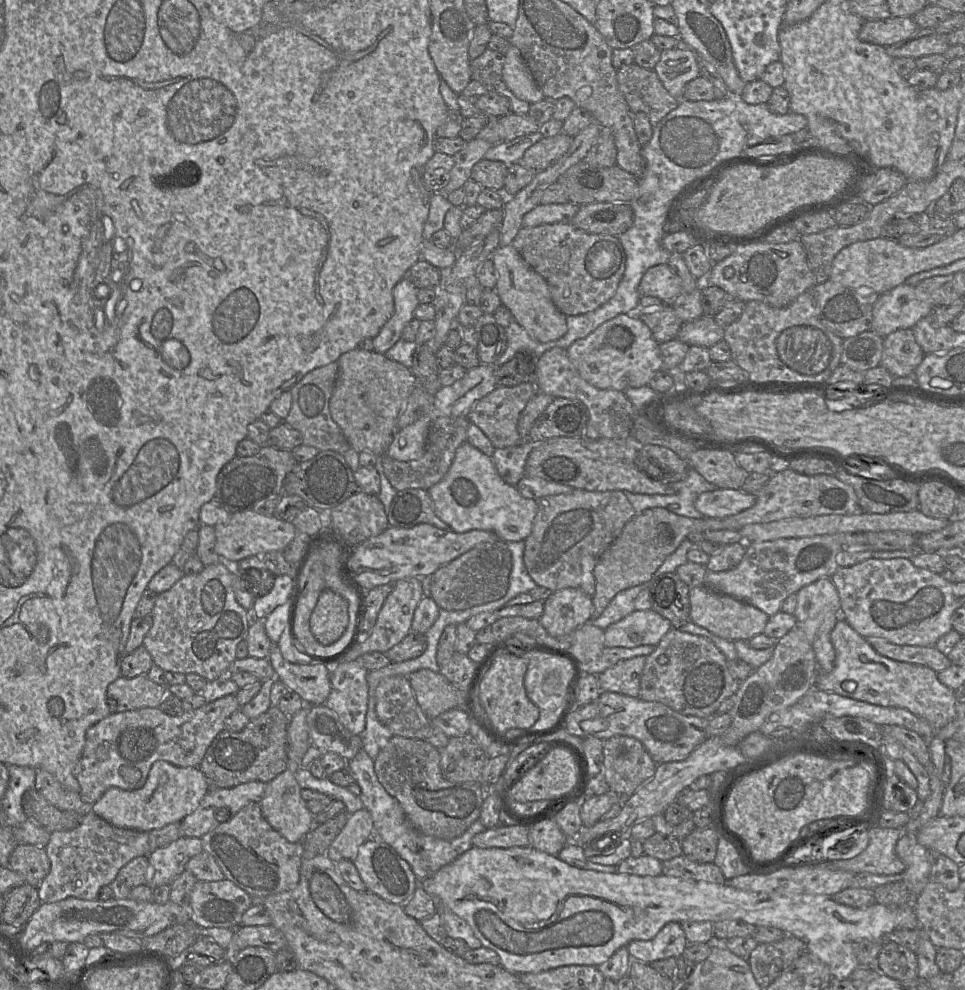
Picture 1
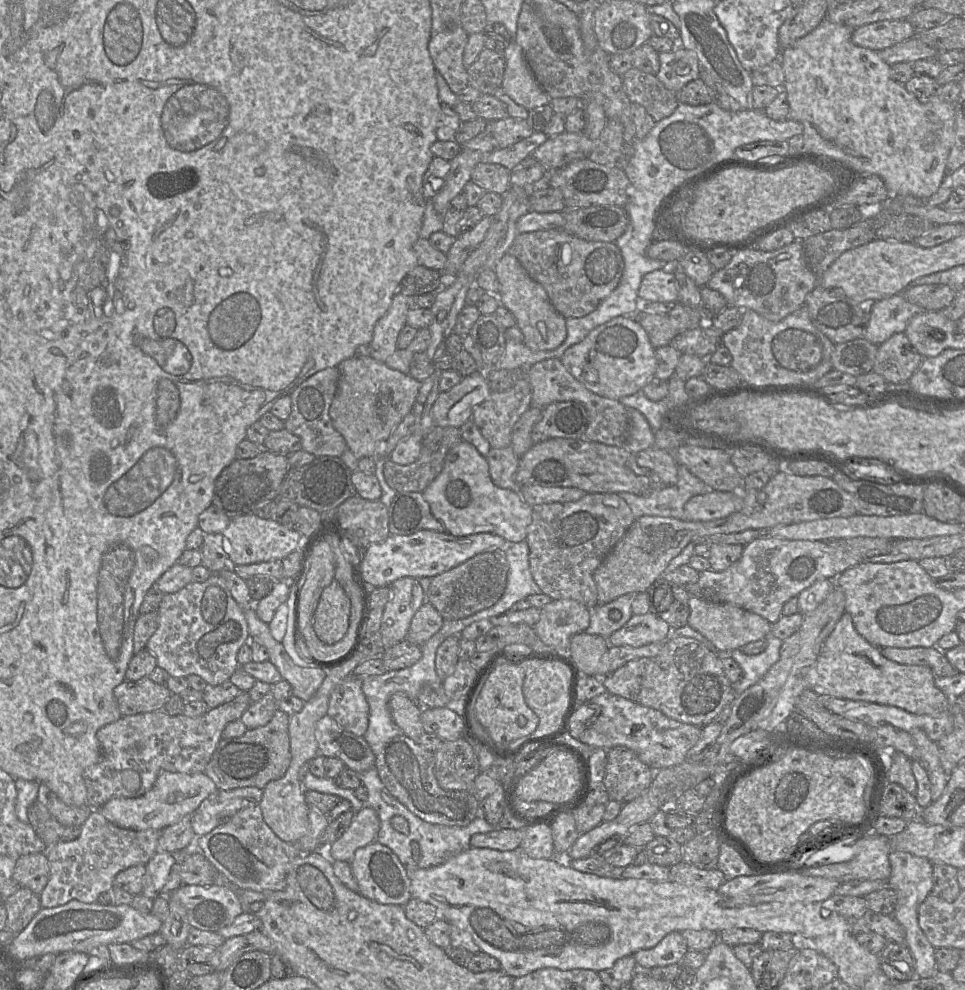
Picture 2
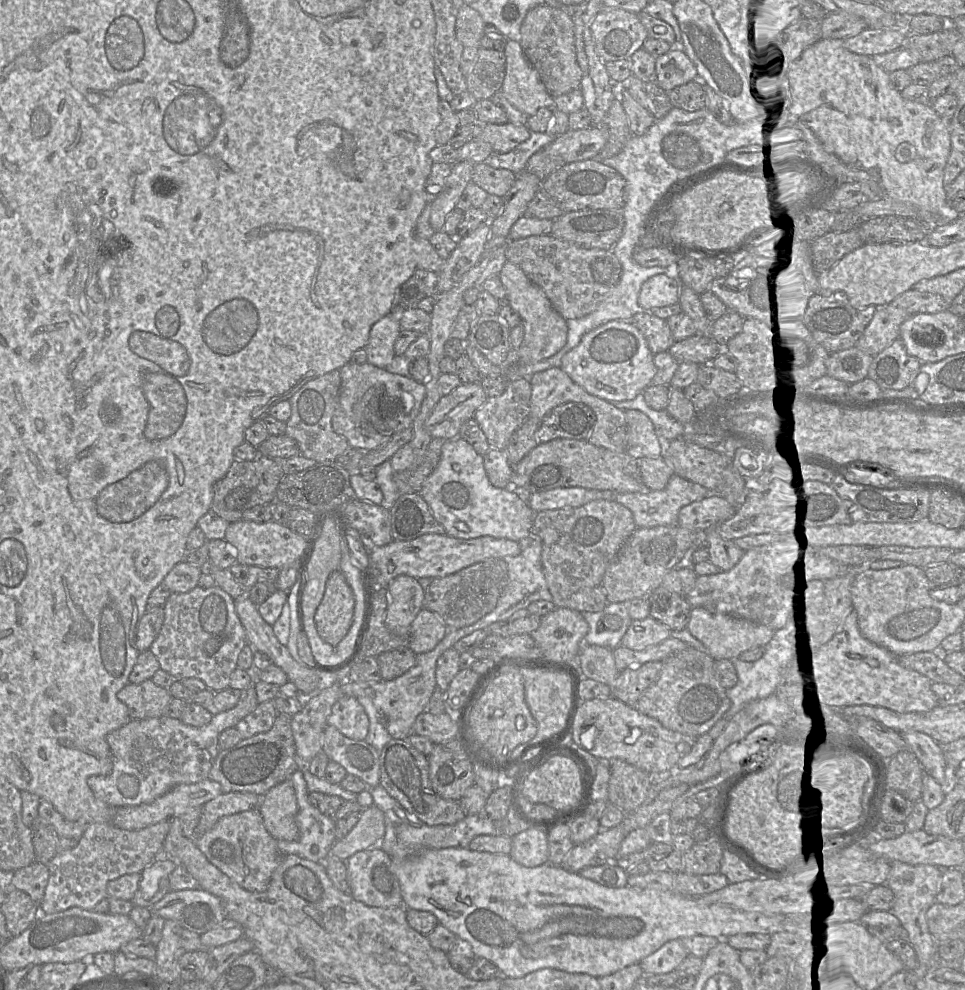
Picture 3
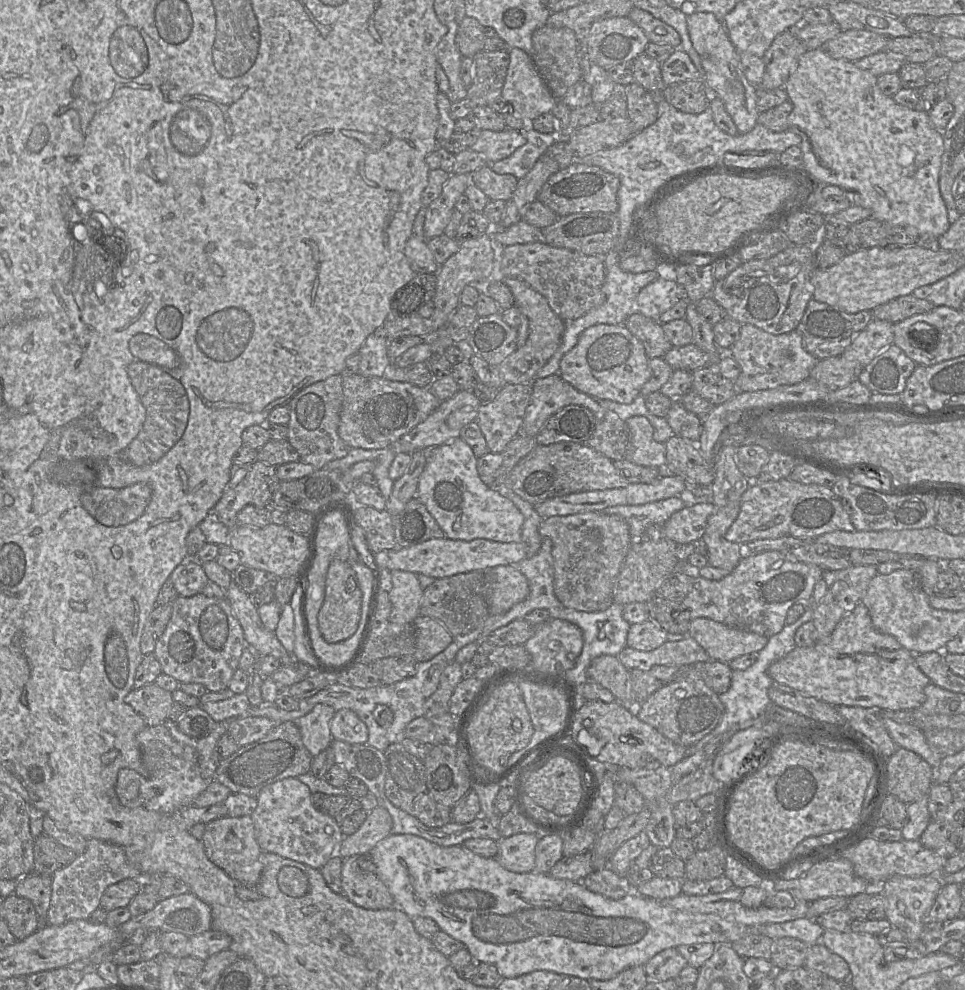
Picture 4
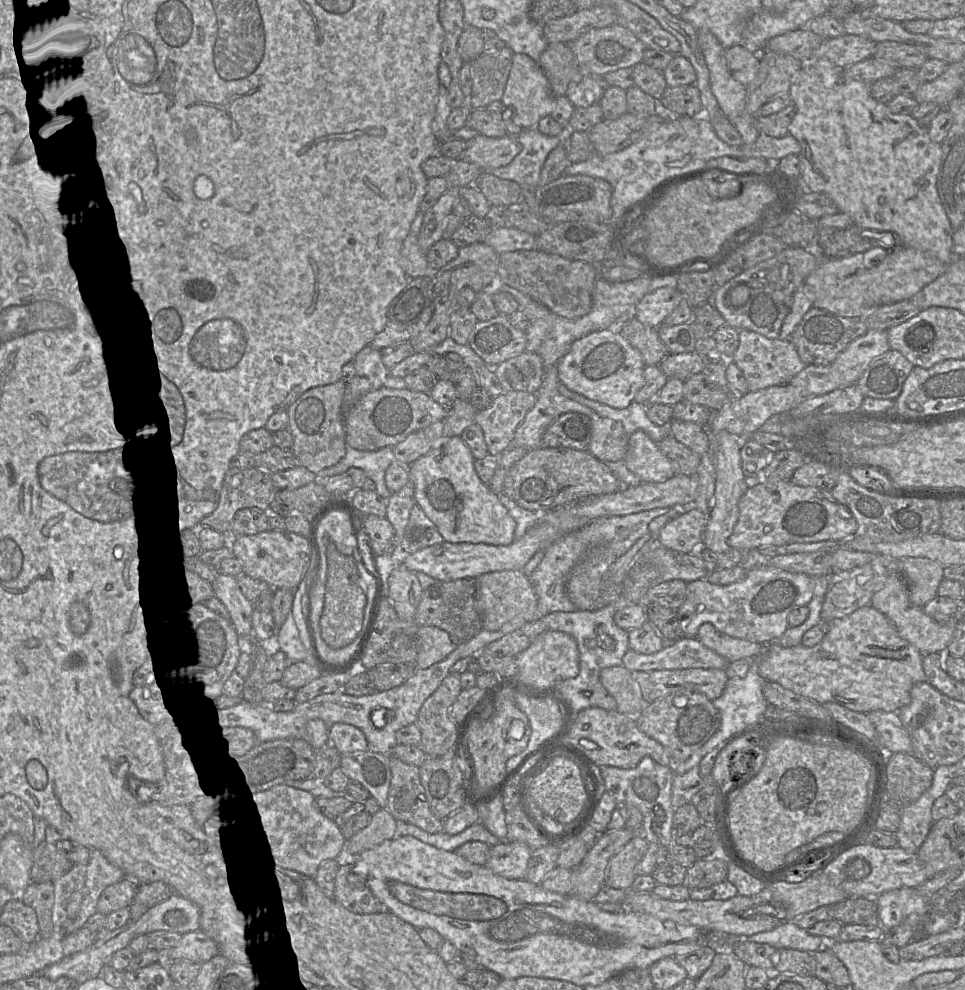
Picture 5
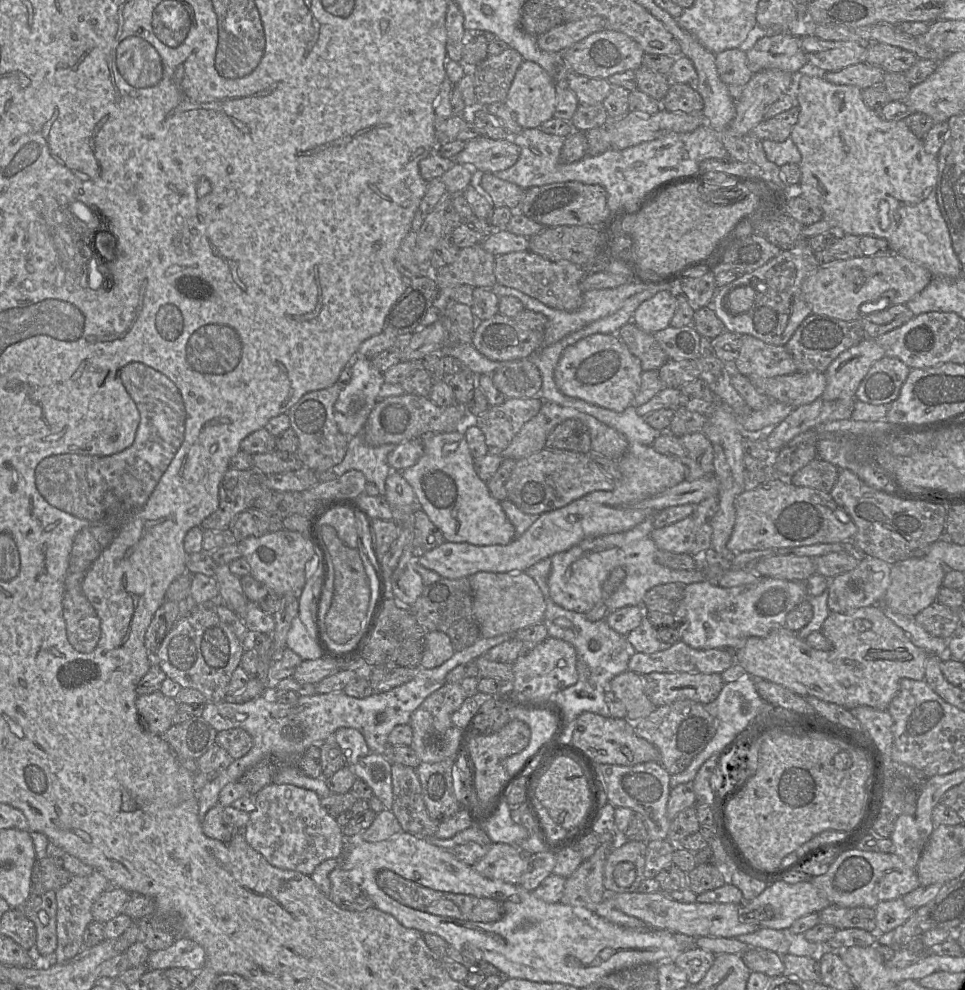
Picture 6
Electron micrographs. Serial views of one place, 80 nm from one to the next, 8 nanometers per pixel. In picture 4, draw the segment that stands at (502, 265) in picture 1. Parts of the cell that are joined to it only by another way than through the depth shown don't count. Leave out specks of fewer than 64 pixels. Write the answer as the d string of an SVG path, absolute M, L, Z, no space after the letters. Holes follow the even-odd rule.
M506 277L504 282L513 294L514 306L518 307L528 319L529 335L525 344L506 357L498 366L498 370L503 384L532 385L533 380L537 378L537 372L546 364L562 343L565 321L553 311L543 295L524 281L514 277Z

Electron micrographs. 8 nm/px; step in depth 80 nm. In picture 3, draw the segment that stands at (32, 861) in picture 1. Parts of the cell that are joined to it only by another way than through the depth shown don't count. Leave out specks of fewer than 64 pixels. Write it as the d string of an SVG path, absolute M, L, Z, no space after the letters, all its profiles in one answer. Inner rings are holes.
M34 861L30 865L14 872L12 887L26 892L35 903L40 905L44 898L48 879L48 866Z

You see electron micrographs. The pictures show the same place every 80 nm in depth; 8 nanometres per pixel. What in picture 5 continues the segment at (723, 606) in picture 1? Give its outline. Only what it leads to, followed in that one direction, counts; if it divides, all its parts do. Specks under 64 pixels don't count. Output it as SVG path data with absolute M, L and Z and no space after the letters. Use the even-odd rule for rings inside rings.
M711 623L700 626L697 639L710 650L724 657L728 662L743 658L756 659L765 645L720 633Z

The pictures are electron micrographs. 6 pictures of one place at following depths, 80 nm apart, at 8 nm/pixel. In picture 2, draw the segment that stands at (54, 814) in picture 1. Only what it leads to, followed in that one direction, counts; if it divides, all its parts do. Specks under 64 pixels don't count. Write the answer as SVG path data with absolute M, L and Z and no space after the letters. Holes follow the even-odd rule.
M35 801L28 808L29 822L37 836L46 844L47 848L60 842L76 839L80 832L79 826L64 826L53 817L48 808Z

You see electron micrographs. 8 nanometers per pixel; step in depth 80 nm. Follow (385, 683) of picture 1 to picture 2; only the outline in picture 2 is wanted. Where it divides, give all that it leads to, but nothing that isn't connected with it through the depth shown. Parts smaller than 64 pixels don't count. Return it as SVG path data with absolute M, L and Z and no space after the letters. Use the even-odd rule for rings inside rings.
M403 693L393 694L388 701L388 709L395 724L403 735L417 741L425 733L421 721L422 708Z

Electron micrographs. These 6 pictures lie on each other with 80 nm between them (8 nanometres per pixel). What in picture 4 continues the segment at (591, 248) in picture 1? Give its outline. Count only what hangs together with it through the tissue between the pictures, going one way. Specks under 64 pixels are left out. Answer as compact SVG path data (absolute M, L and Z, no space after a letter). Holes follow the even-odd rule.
M544 241L498 248L504 278L514 277L527 283L547 299L564 321L577 319L605 301L606 267L601 256L554 247Z

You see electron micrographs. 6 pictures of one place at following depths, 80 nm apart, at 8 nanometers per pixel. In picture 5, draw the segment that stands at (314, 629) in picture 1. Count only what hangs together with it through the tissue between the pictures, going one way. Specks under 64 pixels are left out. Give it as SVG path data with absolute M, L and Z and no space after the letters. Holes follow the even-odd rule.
M330 541L327 548L326 601L320 618L323 639L334 648L352 643L364 628L366 603L366 585L360 577L353 555L342 553L336 544Z

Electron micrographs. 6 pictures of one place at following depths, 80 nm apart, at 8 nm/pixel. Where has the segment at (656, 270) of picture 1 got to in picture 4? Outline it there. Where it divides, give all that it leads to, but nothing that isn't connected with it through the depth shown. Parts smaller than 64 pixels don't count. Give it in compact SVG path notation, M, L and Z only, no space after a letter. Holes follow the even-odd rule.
M658 277L643 287L636 300L636 311L659 321L665 311L674 306L682 297L682 288L676 281Z

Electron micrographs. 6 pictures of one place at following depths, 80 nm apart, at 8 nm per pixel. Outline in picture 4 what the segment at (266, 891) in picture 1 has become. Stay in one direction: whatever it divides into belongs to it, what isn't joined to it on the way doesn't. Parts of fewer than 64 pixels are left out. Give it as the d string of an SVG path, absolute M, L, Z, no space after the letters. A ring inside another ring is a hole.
M226 816L213 820L206 824L201 841L207 857L227 875L246 887L257 885L263 869L258 860L262 850L255 837L251 816Z

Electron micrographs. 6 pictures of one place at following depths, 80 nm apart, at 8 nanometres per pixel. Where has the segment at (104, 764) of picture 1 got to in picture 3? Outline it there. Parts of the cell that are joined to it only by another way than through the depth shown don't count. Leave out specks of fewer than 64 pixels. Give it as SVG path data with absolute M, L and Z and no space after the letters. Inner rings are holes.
M255 684L241 690L236 706L228 711L213 715L211 721L202 727L184 724L180 719L160 716L149 719L132 719L124 726L110 732L107 743L110 747L113 768L108 775L93 775L87 784L94 796L113 808L148 804L180 784L193 784L208 779L209 772L219 753L218 738L226 729L234 727L240 720L252 713L258 706Z

